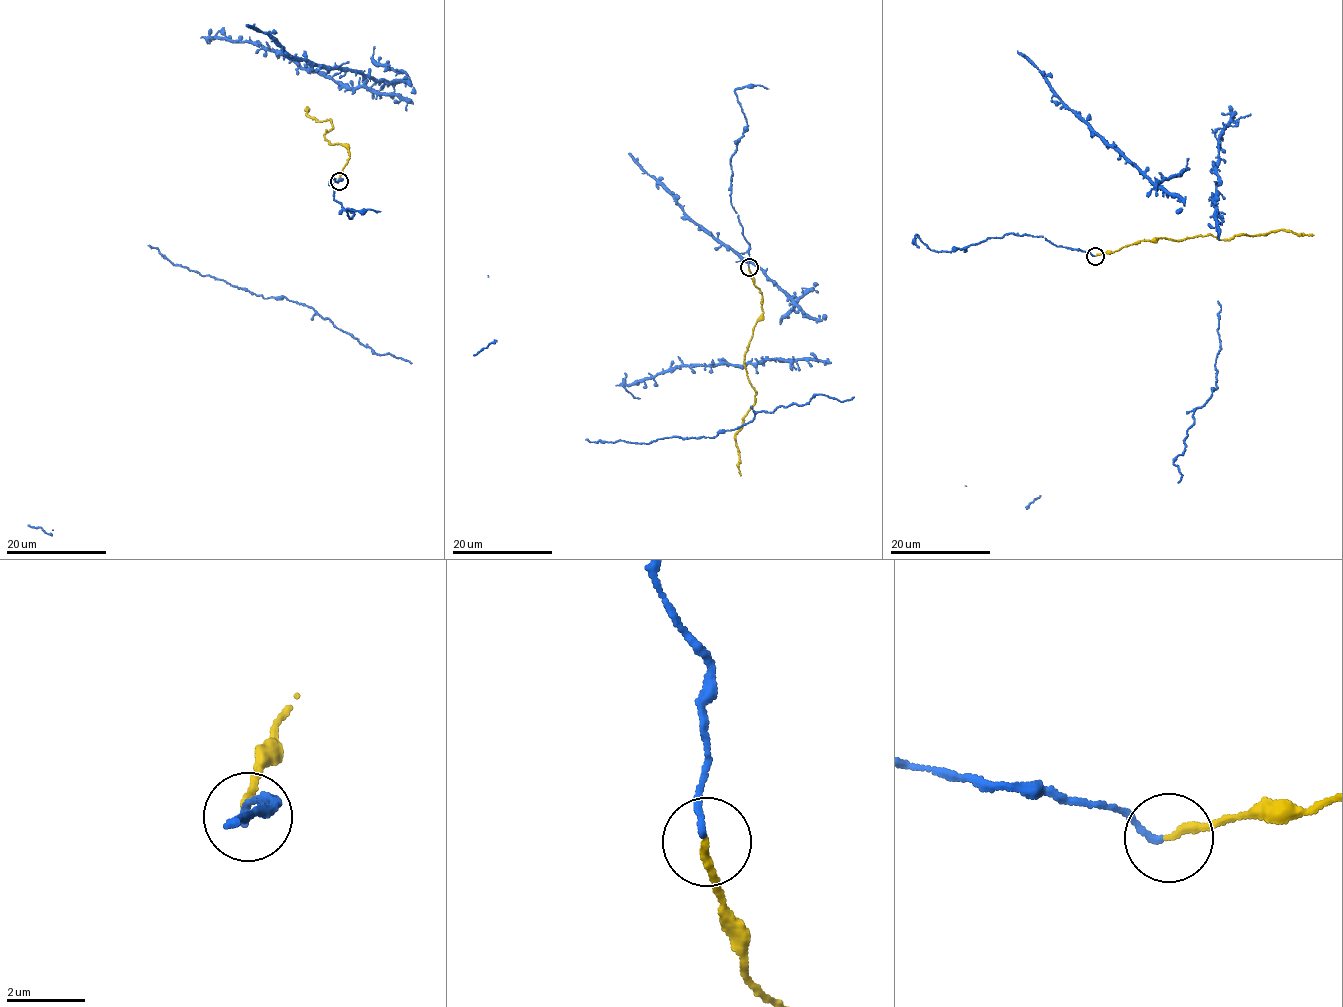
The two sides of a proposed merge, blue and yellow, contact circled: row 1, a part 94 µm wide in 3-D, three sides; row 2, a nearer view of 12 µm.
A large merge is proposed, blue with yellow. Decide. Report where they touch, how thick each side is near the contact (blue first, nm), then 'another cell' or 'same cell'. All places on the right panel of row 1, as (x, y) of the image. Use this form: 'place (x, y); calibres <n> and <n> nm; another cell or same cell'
place (1095, 256); calibres 150 and 200 nm; same cell

